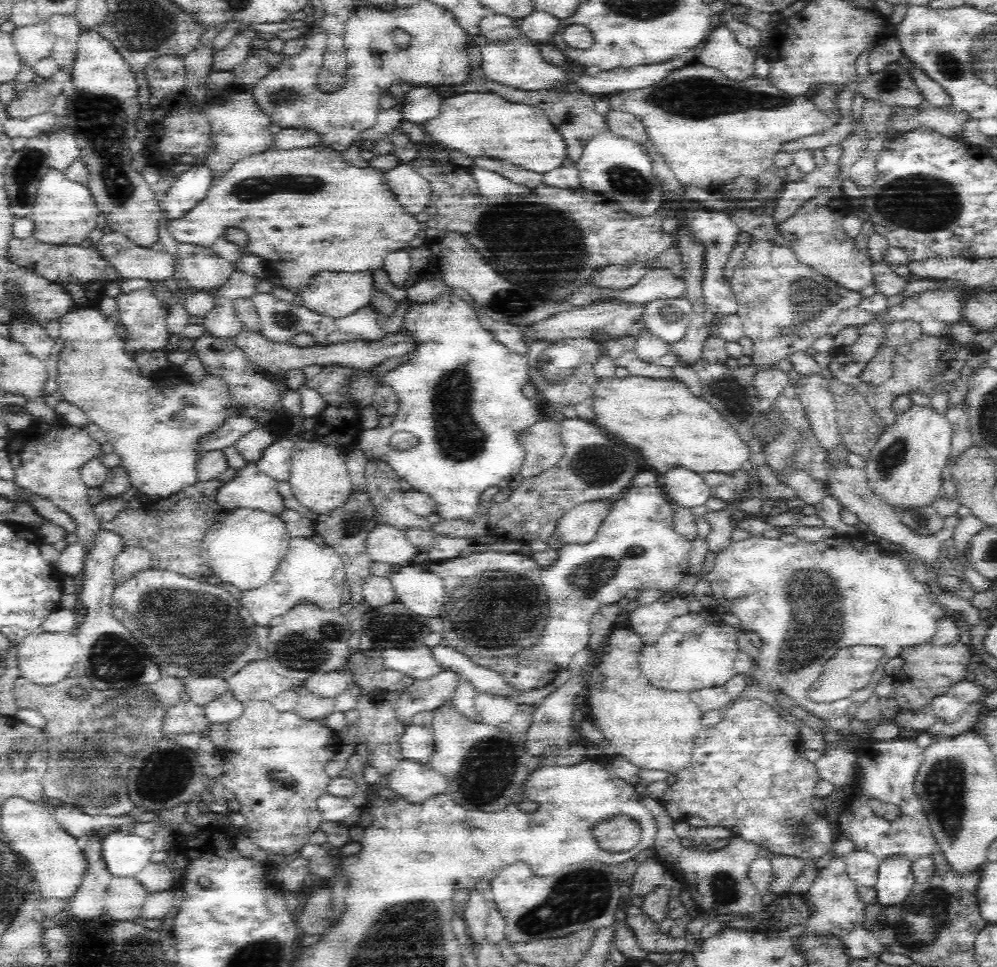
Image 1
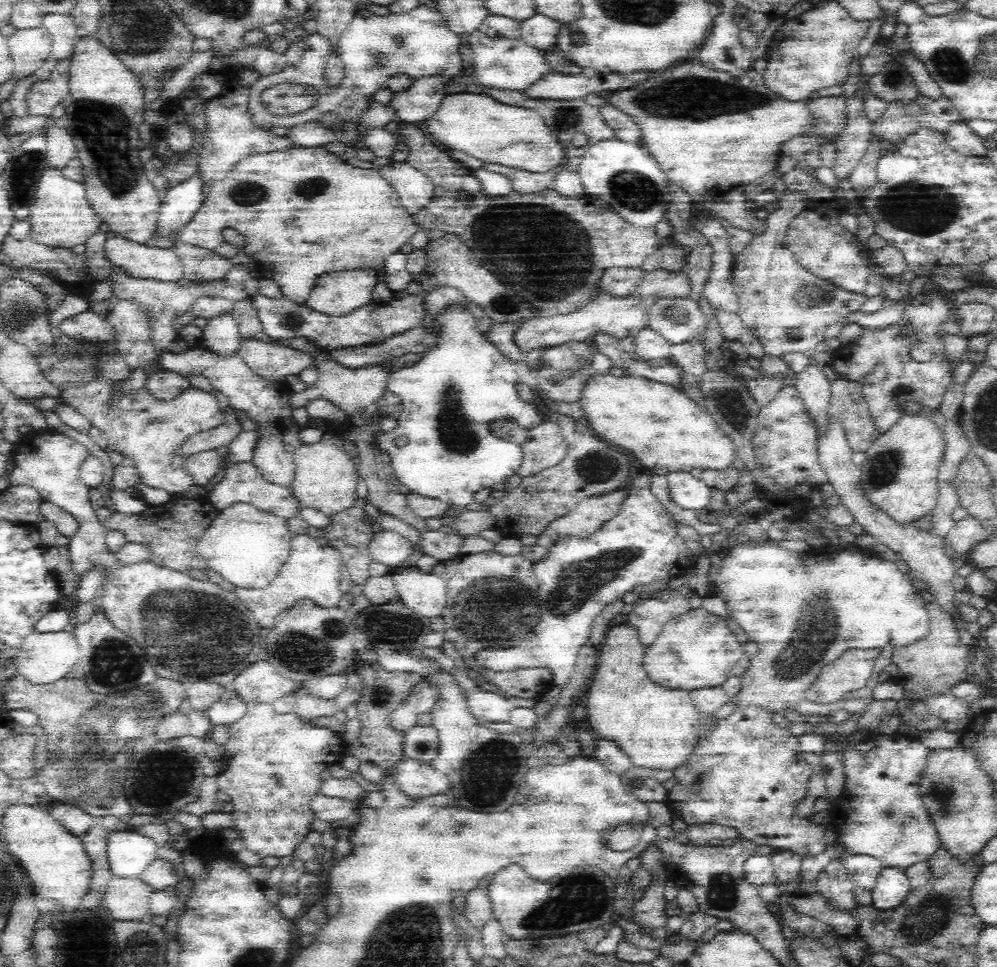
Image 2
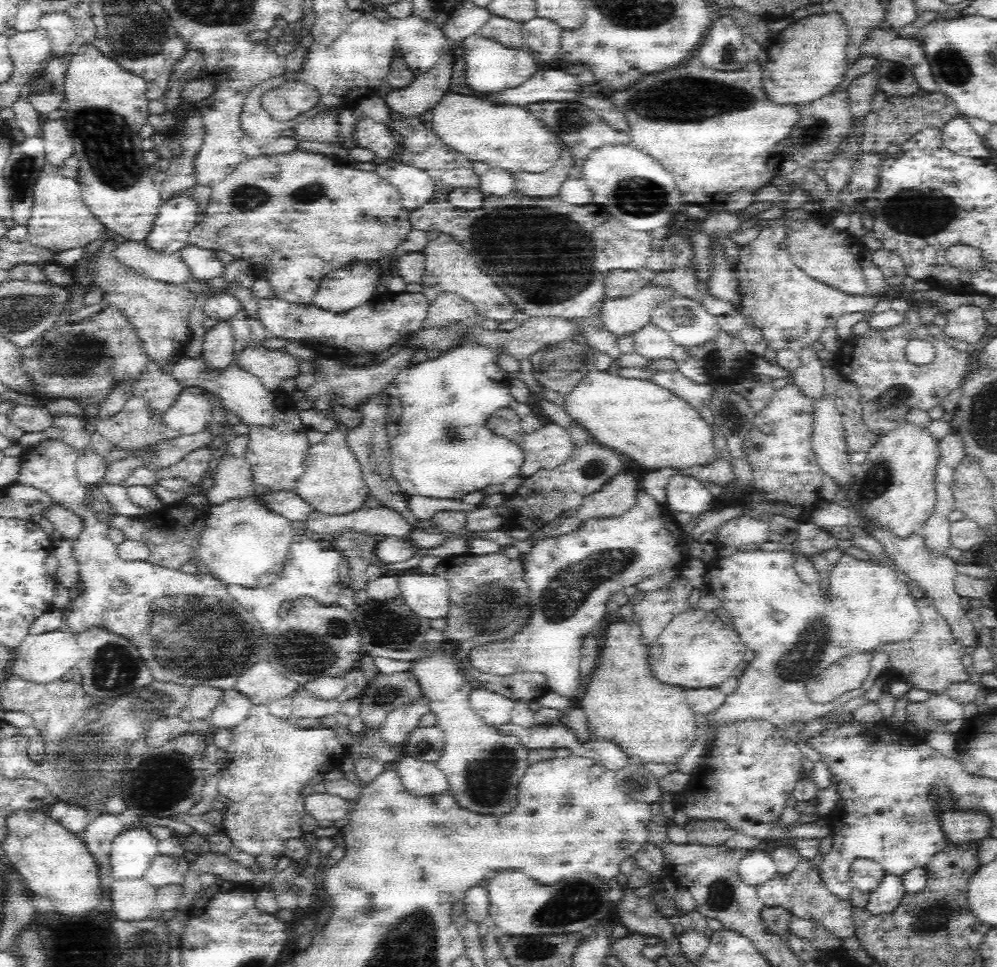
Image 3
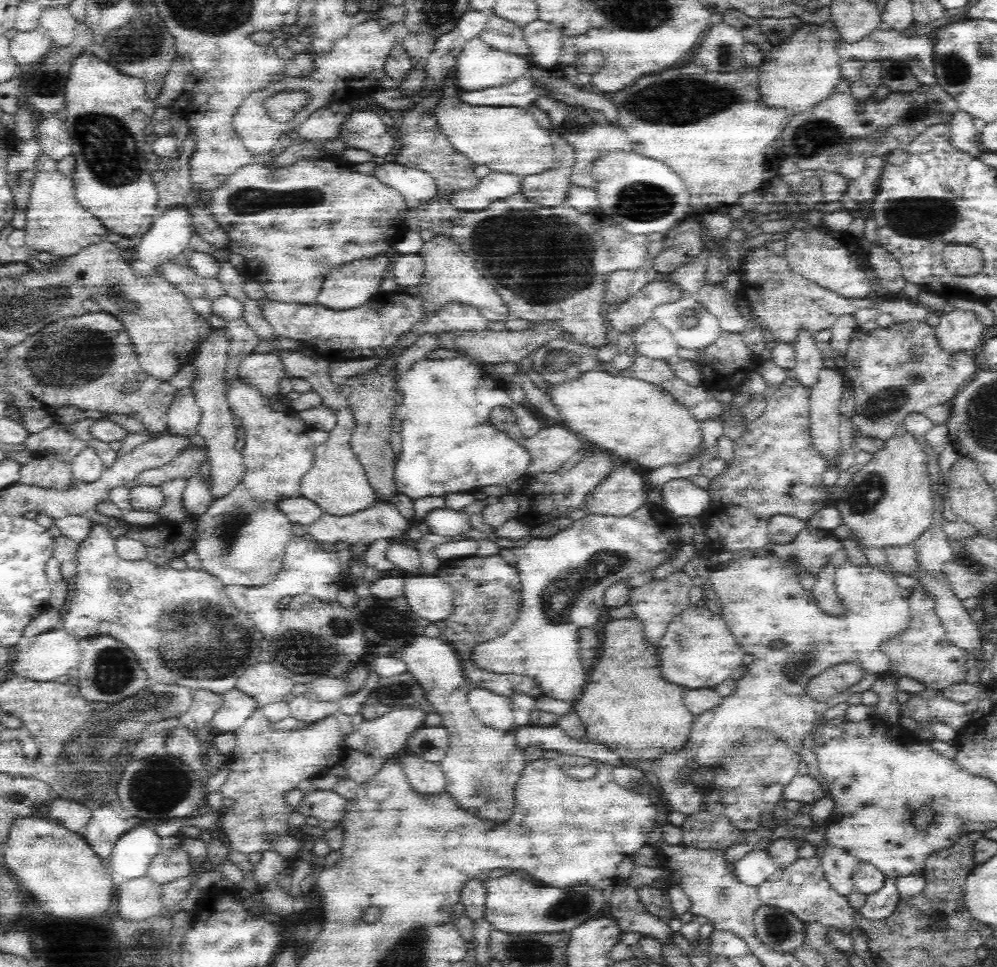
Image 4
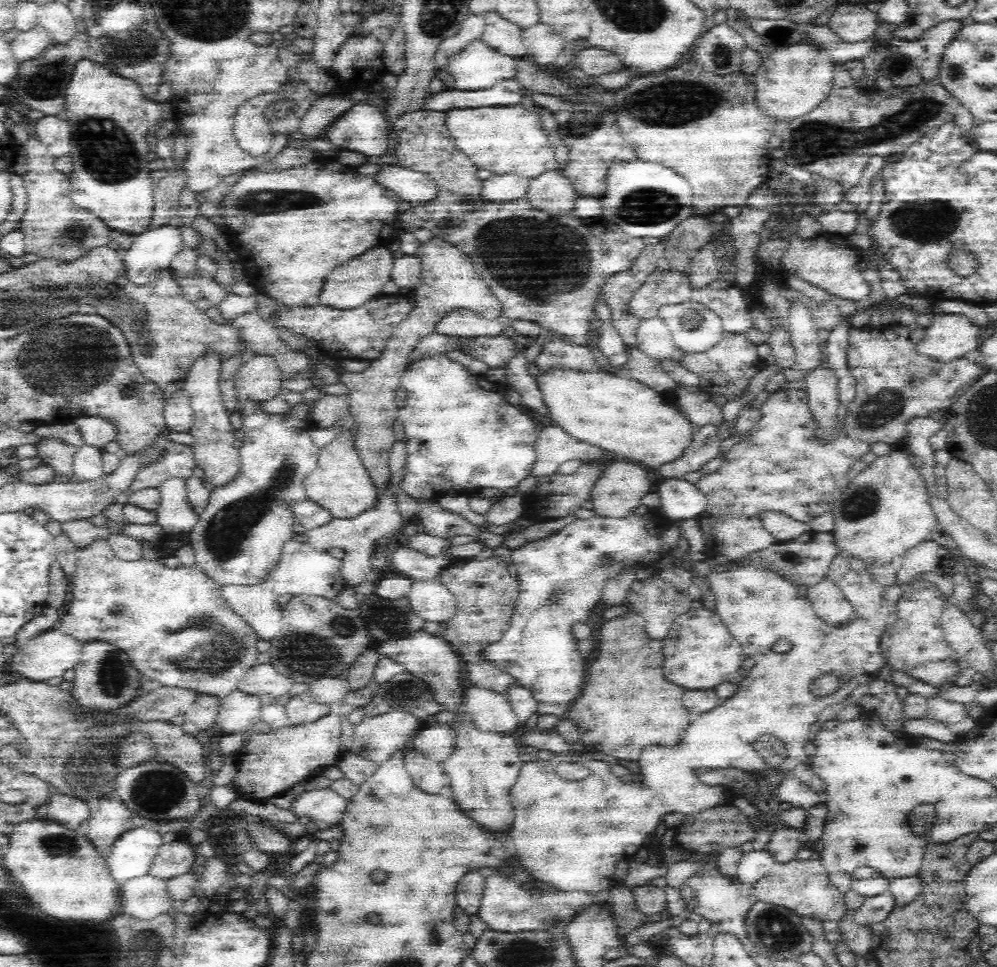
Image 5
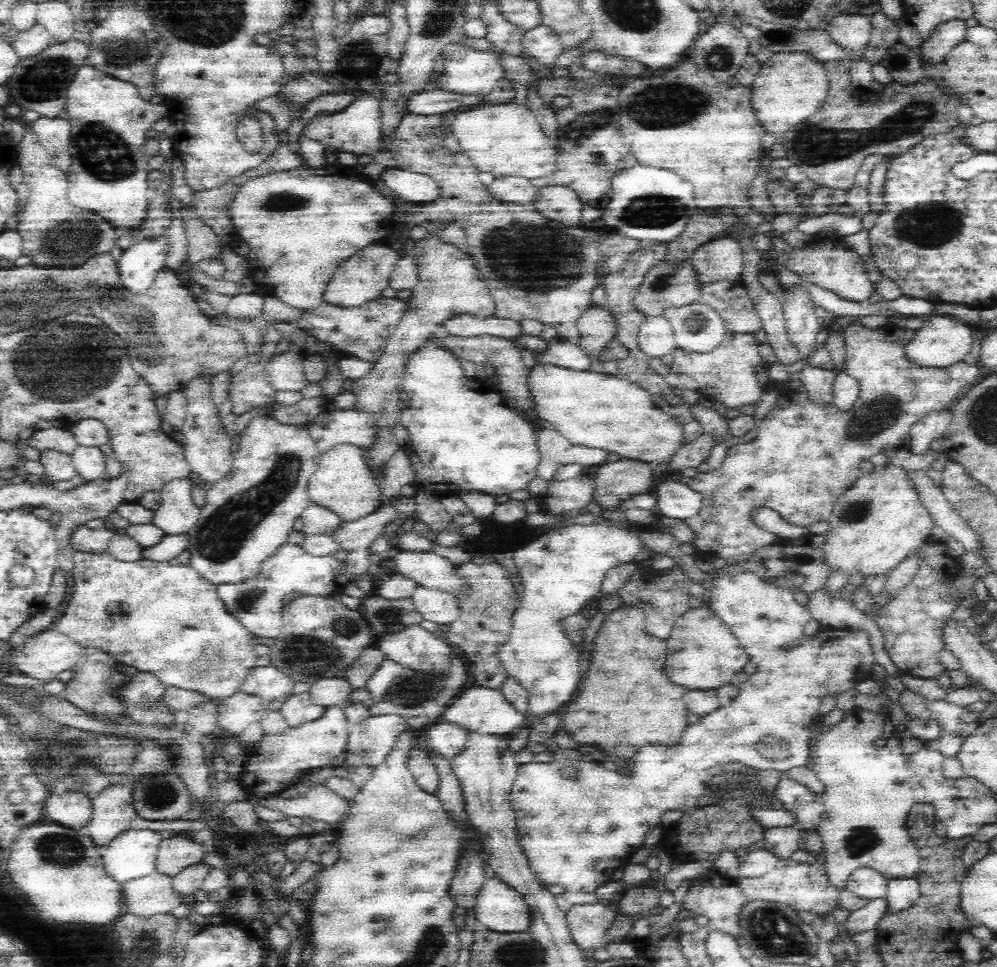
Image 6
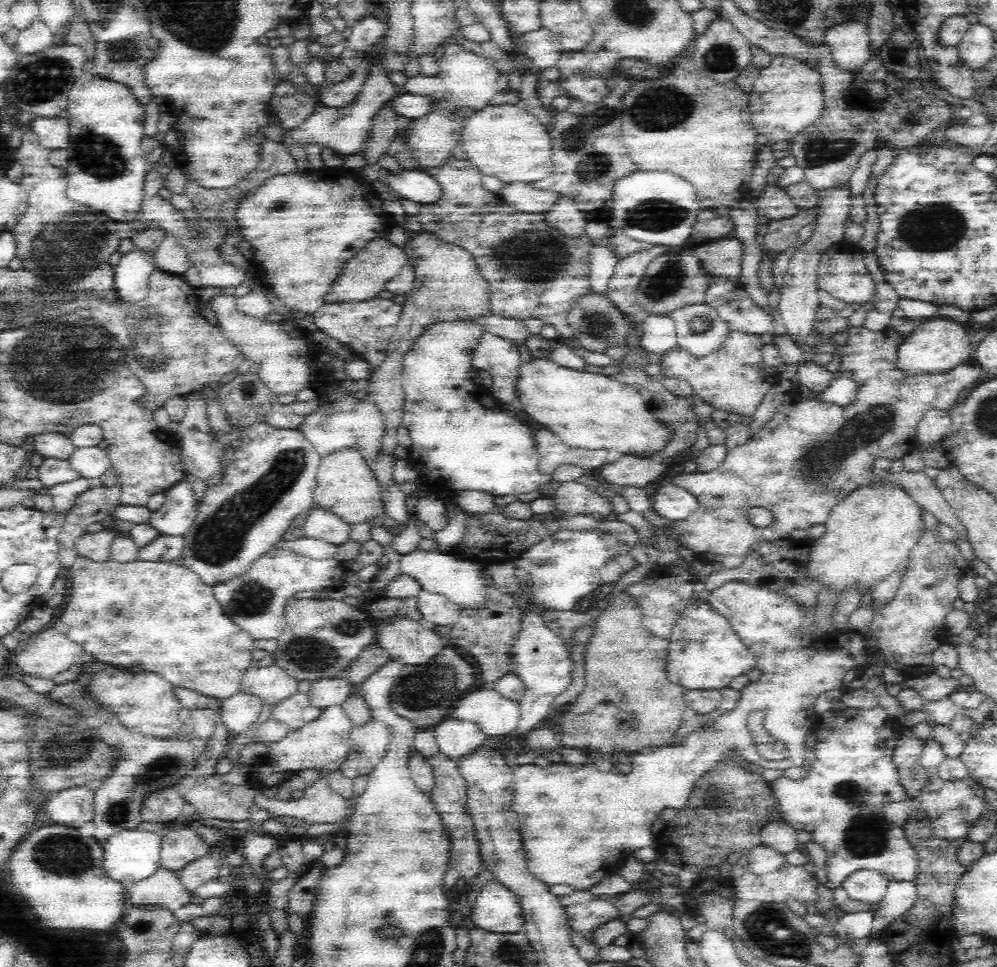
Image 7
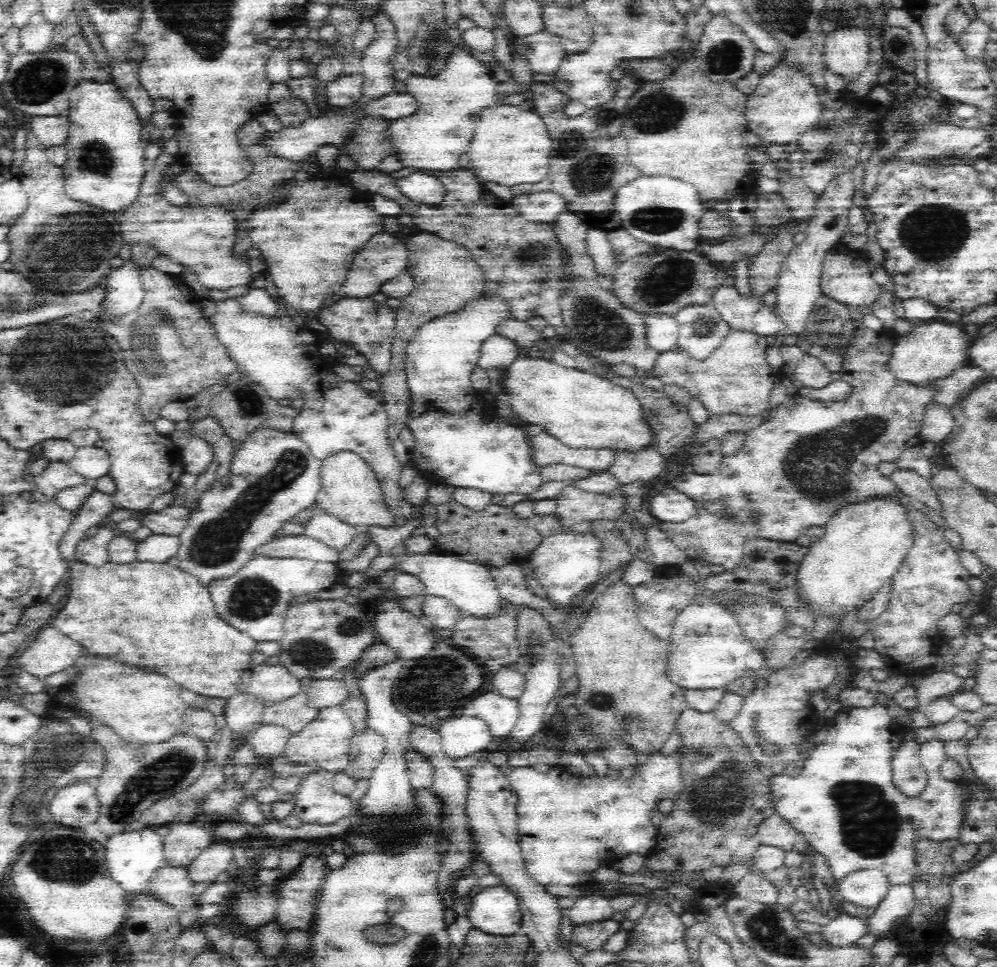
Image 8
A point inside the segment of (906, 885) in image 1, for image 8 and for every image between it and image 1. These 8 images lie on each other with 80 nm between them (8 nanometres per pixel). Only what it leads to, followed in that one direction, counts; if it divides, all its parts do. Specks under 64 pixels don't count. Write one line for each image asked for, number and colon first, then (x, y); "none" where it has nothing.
2: (892, 888)
3: (888, 896)
4: (882, 904)
5: (876, 909)
6: (866, 918)
7: (858, 925)
8: (846, 930)

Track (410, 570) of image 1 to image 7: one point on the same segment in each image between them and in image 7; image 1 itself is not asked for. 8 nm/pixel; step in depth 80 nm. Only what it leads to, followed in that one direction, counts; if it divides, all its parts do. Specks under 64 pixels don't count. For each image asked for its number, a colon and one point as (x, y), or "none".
2: (423, 593)
3: (427, 595)
4: (429, 596)
5: (430, 599)
6: (437, 605)
7: (434, 607)

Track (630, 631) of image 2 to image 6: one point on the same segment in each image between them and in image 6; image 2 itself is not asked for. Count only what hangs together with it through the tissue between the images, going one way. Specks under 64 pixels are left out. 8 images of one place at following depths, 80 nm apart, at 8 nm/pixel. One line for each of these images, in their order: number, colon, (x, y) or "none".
3: (650, 722)
4: (626, 704)
5: (624, 707)
6: (626, 702)

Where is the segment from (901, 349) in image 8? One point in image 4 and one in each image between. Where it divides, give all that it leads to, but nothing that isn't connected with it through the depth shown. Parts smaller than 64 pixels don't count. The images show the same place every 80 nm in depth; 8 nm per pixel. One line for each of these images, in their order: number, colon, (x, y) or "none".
4: (959, 330)
5: (949, 336)
6: (941, 341)
7: (935, 345)

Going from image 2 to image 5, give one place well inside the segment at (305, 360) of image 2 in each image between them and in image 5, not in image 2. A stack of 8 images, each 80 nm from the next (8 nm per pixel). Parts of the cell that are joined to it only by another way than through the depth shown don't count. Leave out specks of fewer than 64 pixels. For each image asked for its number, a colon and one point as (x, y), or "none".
3: (272, 367)
4: (265, 370)
5: (259, 378)

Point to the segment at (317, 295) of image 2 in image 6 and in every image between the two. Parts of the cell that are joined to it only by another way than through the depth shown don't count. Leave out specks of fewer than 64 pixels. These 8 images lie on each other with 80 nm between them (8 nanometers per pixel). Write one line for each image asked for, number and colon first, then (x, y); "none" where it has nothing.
3: (342, 290)
4: (352, 285)
5: (358, 281)
6: (361, 279)

